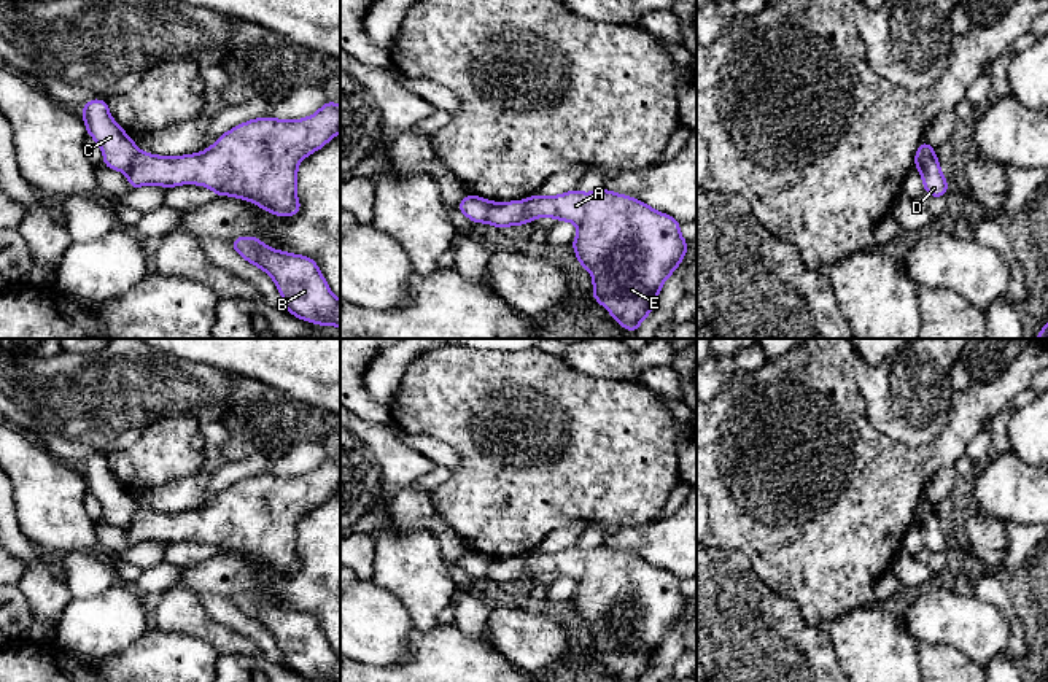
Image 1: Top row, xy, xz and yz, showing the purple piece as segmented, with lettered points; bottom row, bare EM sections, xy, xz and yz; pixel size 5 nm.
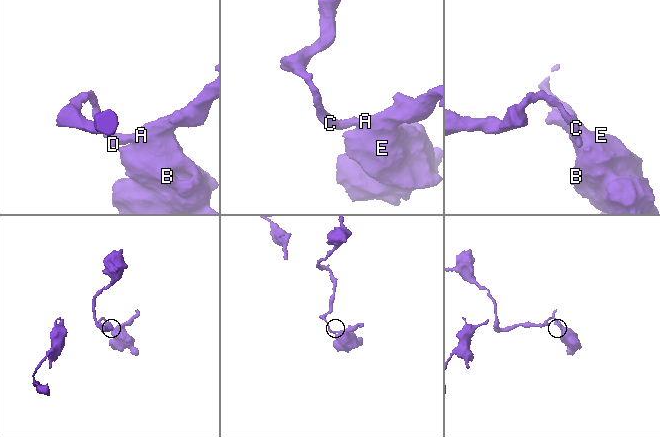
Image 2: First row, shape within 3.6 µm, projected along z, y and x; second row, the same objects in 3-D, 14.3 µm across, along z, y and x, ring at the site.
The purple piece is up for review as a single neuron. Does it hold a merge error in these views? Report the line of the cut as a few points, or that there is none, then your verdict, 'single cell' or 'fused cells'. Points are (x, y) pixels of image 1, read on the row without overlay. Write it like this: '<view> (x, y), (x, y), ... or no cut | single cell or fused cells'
xy (140, 507), (124, 526) | fused cells

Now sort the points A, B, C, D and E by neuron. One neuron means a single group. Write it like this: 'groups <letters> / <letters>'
groups A B D E / C

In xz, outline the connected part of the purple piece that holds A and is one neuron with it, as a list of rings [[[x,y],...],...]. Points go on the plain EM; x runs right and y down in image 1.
[[[604,544],[493,558],[485,579],[501,585],[541,572],[577,582],[571,603],[579,620],[592,630],[592,652],[620,682],[639,682],[650,671],[665,636],[679,623],[689,603],[676,574]]]

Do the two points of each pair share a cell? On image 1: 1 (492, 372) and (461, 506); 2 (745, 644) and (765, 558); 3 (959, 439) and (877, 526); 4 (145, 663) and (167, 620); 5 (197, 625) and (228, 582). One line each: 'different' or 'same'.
1: same
2: different
3: same
4: different
5: different

